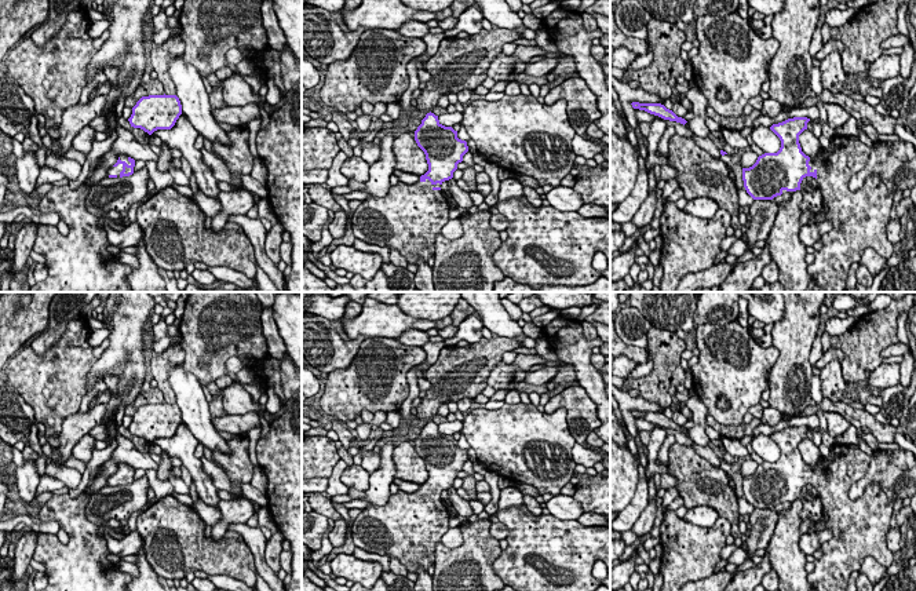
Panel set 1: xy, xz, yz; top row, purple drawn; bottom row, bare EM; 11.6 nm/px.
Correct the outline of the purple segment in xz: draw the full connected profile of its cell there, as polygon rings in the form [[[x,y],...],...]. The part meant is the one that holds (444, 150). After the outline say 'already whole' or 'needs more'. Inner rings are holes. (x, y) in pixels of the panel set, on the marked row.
[[[431,112],[415,131],[415,141],[426,154],[428,171],[413,185],[398,182],[384,197],[368,197],[351,218],[355,238],[397,249],[412,265],[435,255],[435,240],[450,209],[441,185],[453,178],[468,152],[457,131],[442,125]]]; needs more

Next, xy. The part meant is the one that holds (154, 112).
[[[149,95],[136,102],[128,121],[152,135],[157,129],[171,129],[180,114],[182,105],[176,95]]]; already whole

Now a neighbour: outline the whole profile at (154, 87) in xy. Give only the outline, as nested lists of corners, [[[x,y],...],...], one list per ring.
[[[150,79],[149,83],[139,85],[135,92],[125,99],[125,106],[134,107],[142,96],[164,94],[163,83],[158,79]]]

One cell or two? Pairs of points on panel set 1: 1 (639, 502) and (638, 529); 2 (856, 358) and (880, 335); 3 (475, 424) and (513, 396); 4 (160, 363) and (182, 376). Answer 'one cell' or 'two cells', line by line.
1: two cells
2: one cell
3: two cells
4: two cells

